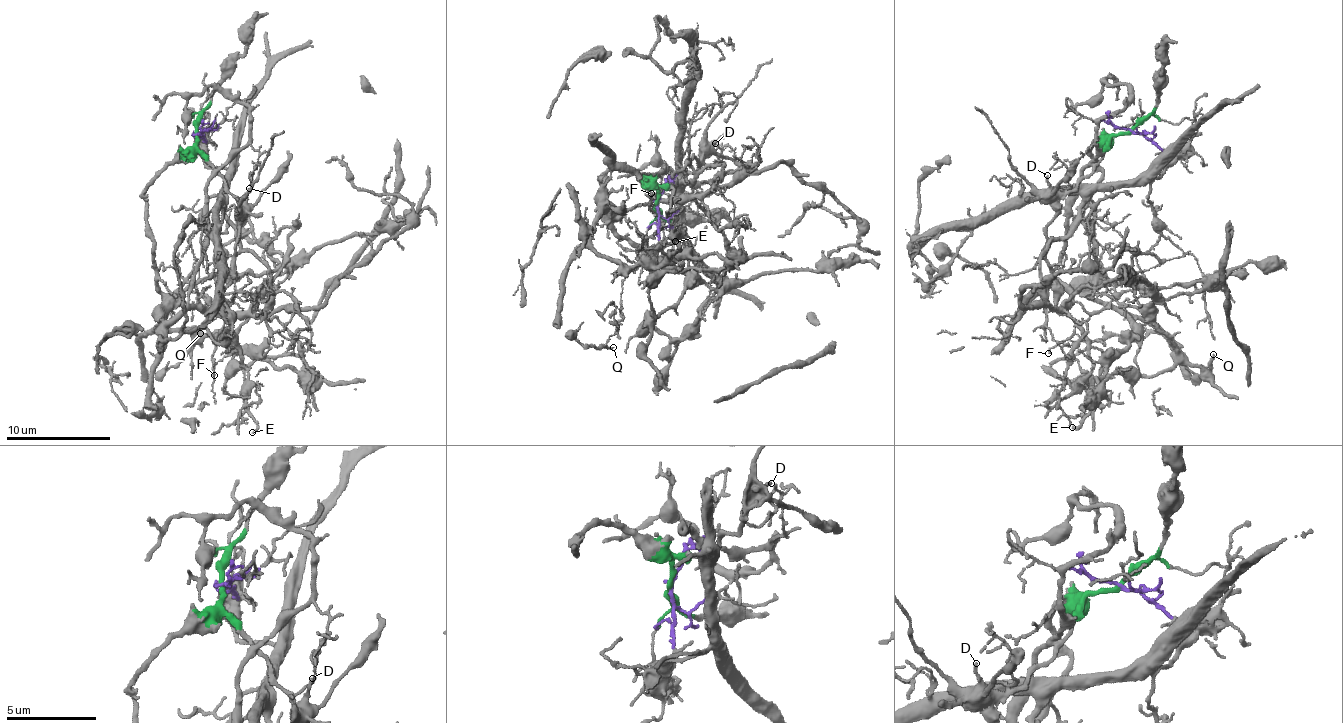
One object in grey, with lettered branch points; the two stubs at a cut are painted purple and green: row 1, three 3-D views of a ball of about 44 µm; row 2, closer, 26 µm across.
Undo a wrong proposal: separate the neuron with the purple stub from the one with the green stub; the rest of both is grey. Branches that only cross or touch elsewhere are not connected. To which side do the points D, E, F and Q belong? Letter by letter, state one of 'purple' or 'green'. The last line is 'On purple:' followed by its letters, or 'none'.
D: green
E: green
F: green
Q: green
On purple: none

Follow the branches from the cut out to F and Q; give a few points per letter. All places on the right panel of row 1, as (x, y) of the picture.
F: (1131, 130), (1115, 134), (1097, 162), (1082, 173), (1069, 230), (1053, 273), (1090, 316), (1049, 352)
Q: (1131, 130), (1092, 147), (1102, 183), (1082, 217), (1102, 272), (1091, 295), (1150, 324), (1197, 382), (1212, 353)

